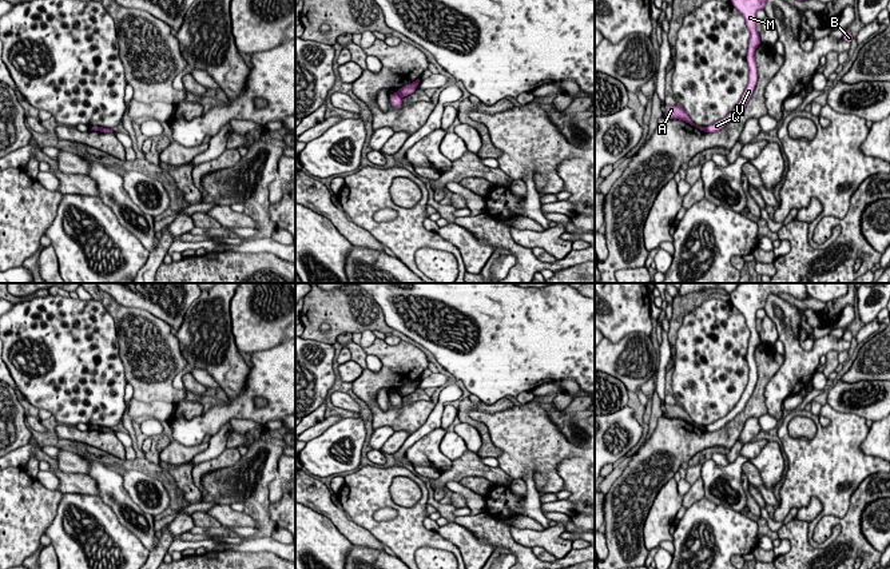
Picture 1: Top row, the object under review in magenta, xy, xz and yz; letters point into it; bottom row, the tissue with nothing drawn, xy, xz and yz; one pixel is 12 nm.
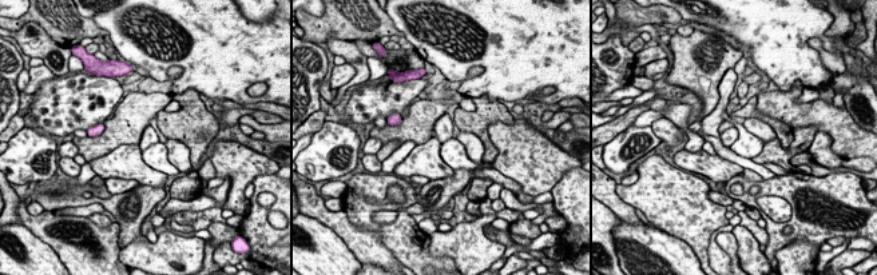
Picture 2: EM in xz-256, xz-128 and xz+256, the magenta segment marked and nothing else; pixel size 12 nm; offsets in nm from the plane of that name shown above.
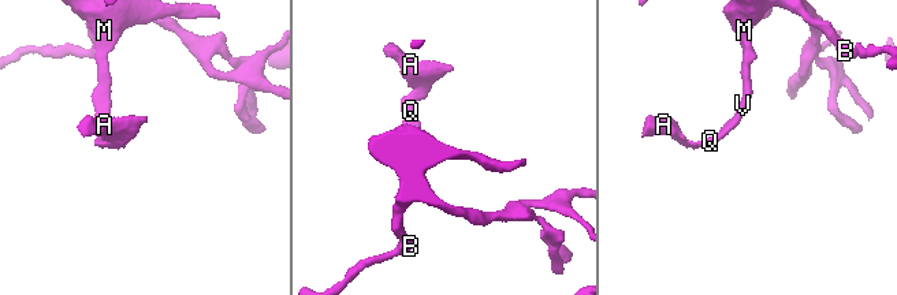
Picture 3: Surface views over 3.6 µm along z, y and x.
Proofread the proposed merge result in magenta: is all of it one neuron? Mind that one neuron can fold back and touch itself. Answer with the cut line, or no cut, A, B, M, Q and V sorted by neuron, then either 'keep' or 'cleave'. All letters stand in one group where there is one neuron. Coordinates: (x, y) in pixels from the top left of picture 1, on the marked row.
cut xz (396, 92), (401, 98); groups A / B M Q V; cleave

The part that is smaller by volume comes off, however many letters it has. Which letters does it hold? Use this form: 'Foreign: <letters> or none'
Foreign: A

